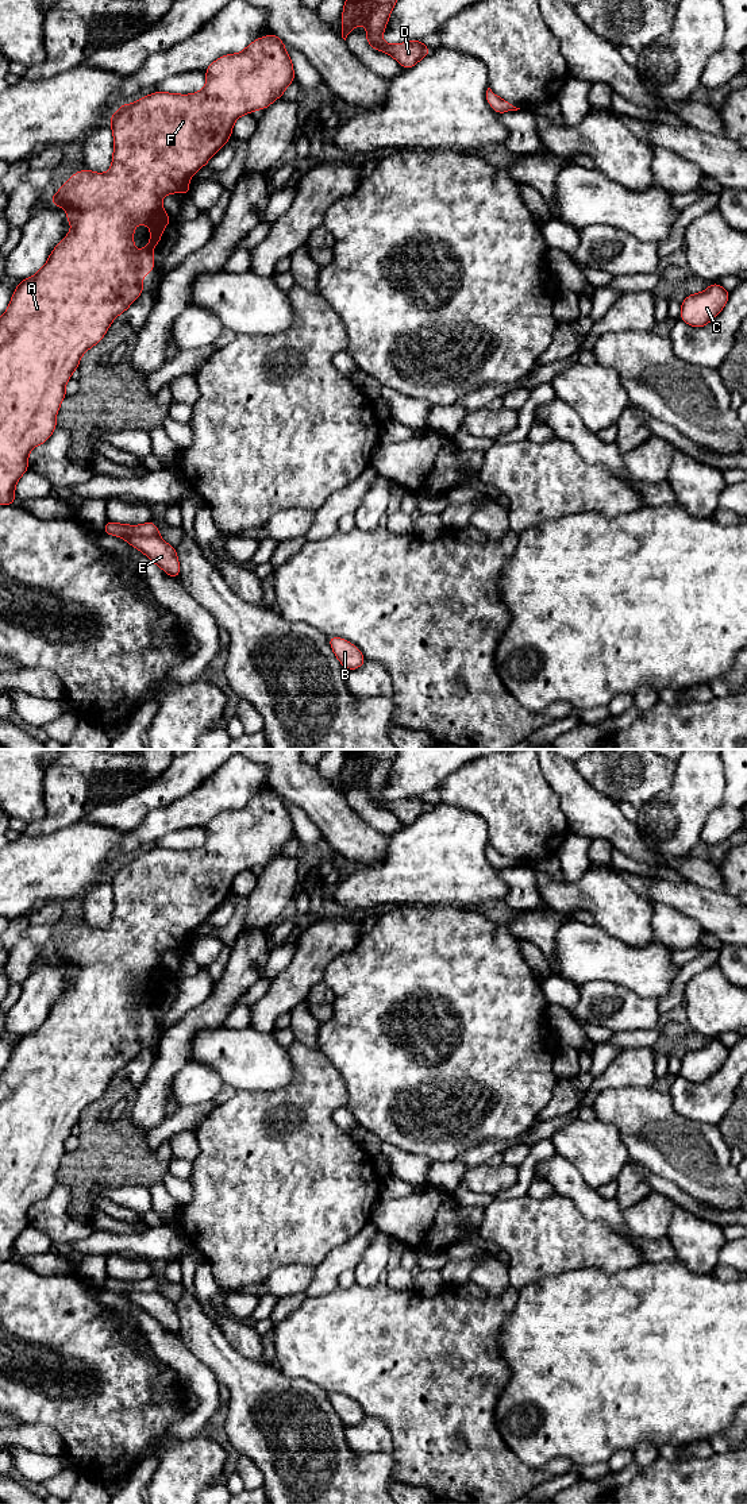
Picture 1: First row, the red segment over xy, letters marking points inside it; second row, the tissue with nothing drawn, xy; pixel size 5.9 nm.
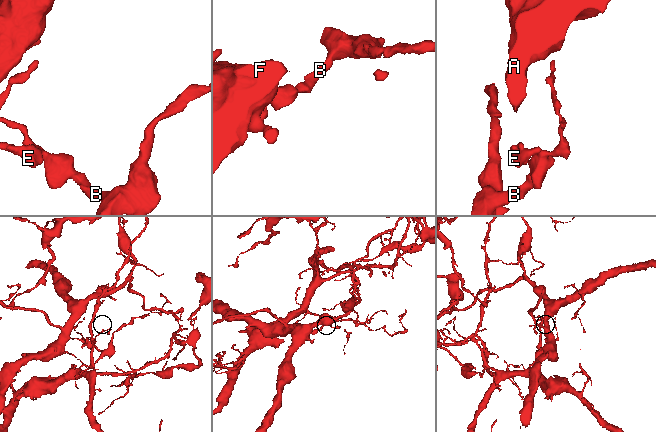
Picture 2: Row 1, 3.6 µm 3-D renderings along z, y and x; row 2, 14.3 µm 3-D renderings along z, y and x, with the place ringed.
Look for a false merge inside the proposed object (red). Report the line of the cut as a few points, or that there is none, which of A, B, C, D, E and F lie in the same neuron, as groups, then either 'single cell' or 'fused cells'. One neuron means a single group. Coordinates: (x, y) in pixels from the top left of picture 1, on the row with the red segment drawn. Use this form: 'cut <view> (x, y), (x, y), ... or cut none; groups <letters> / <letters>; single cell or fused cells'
cut xy (158, 535), (126, 535), (122, 538); groups A D E F / B C; fused cells

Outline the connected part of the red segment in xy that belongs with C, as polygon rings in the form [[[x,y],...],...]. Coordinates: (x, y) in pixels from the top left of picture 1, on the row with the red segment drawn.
[[[717,282],[711,284],[706,290],[689,294],[684,300],[679,319],[694,328],[701,328],[720,315],[728,300],[729,292]]]

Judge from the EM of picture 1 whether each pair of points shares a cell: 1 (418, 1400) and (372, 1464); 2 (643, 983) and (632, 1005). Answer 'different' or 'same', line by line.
1: different
2: different

